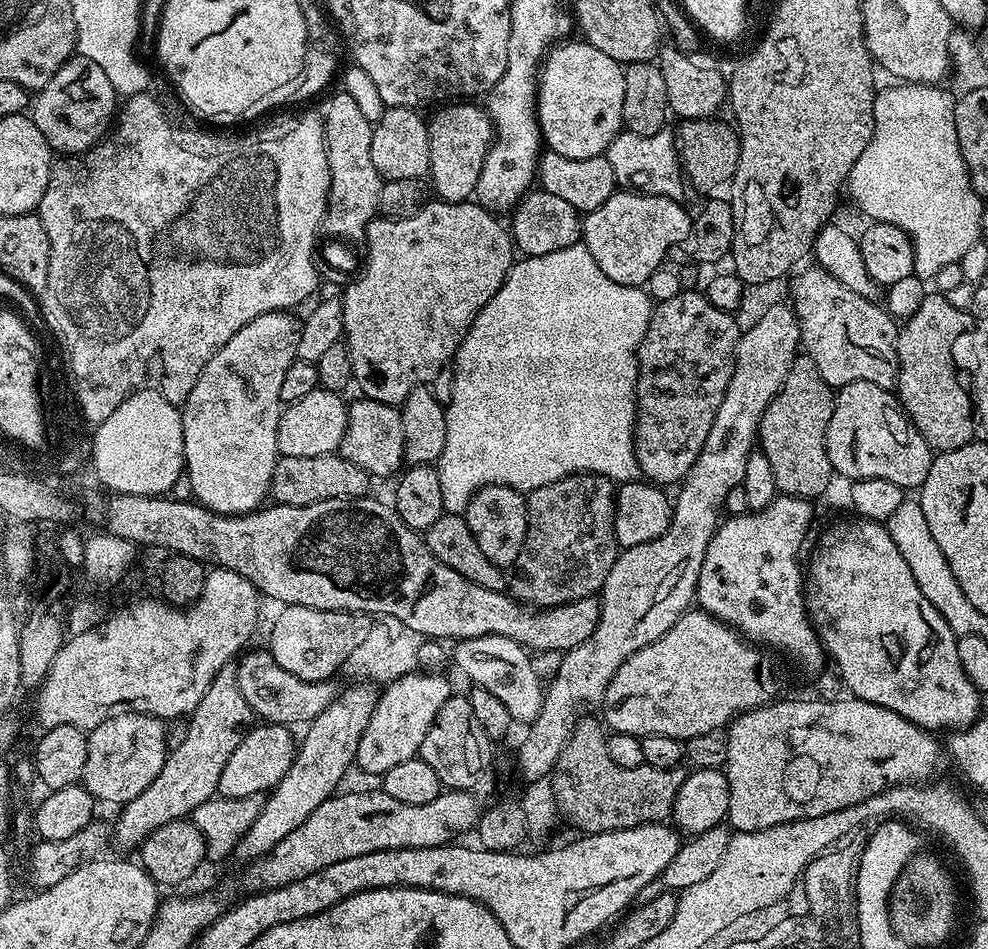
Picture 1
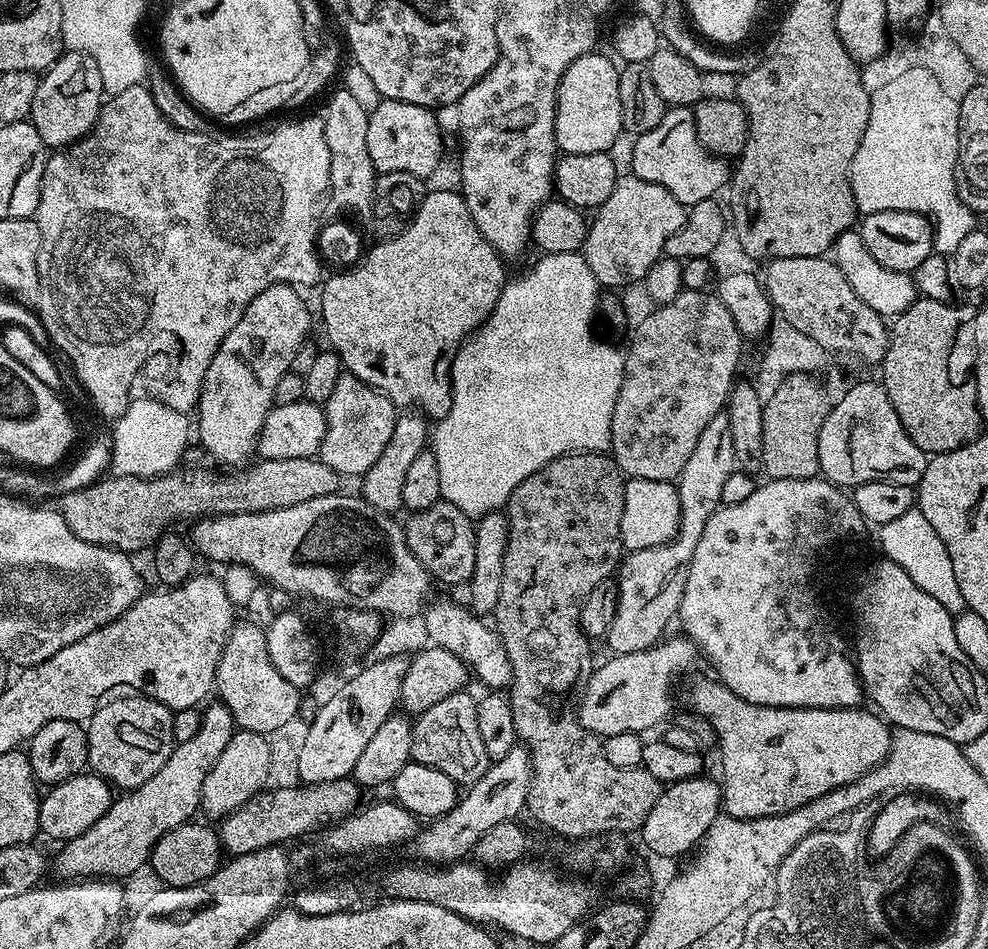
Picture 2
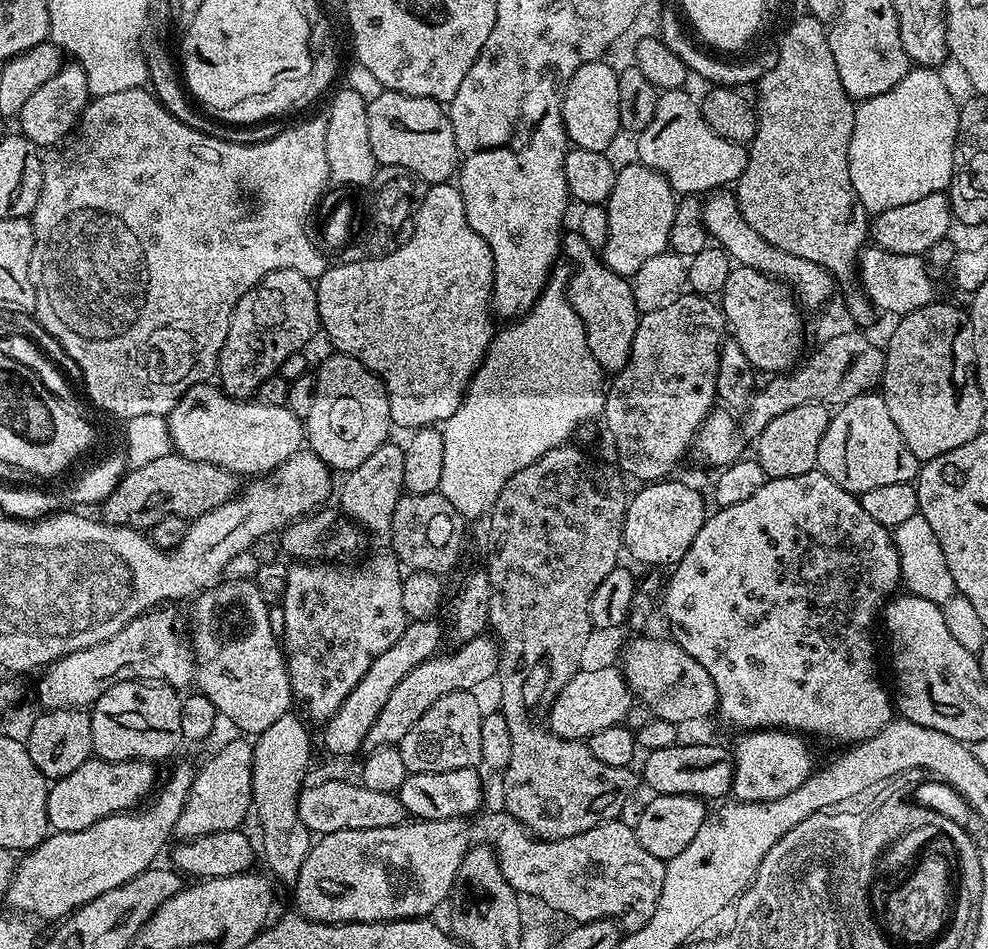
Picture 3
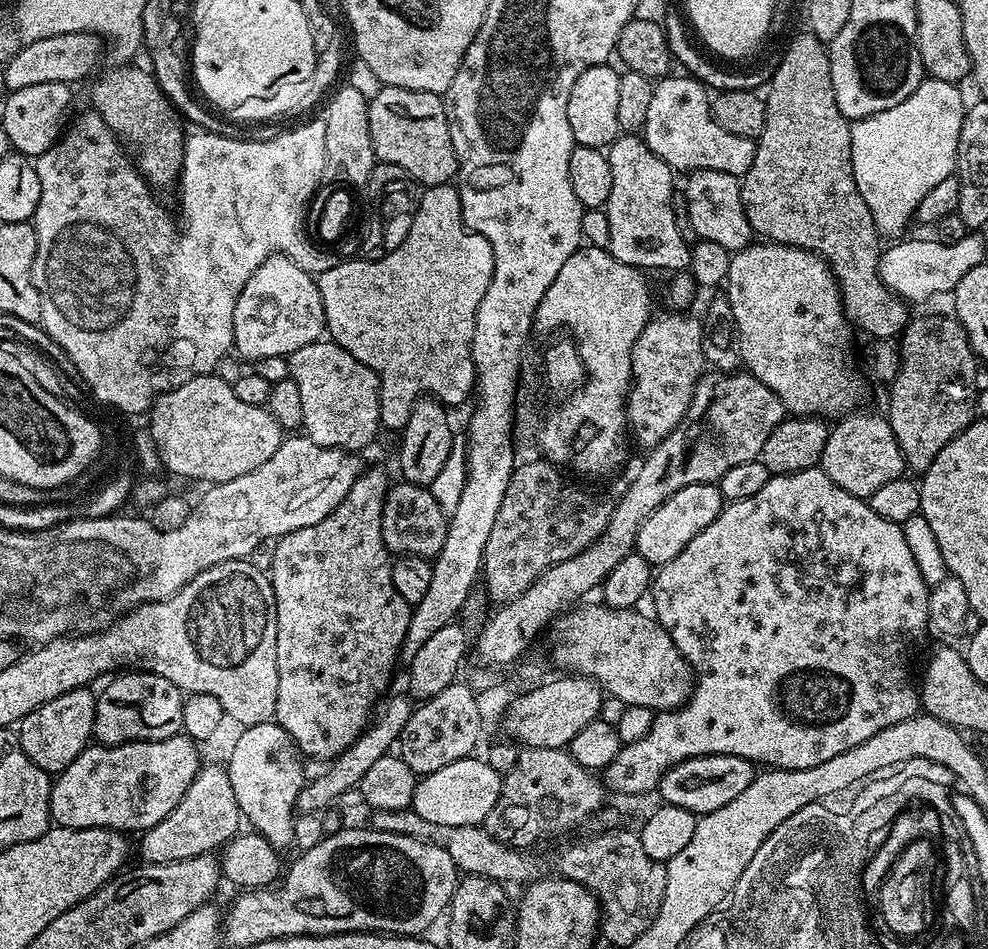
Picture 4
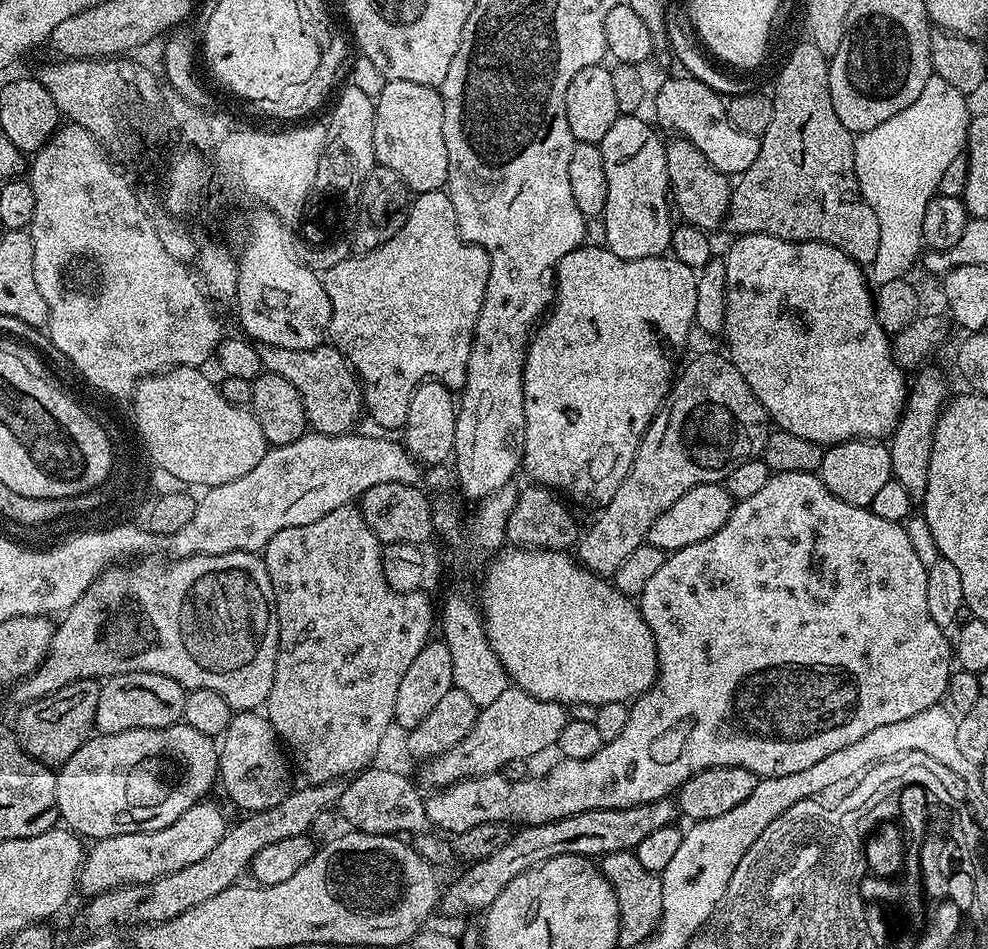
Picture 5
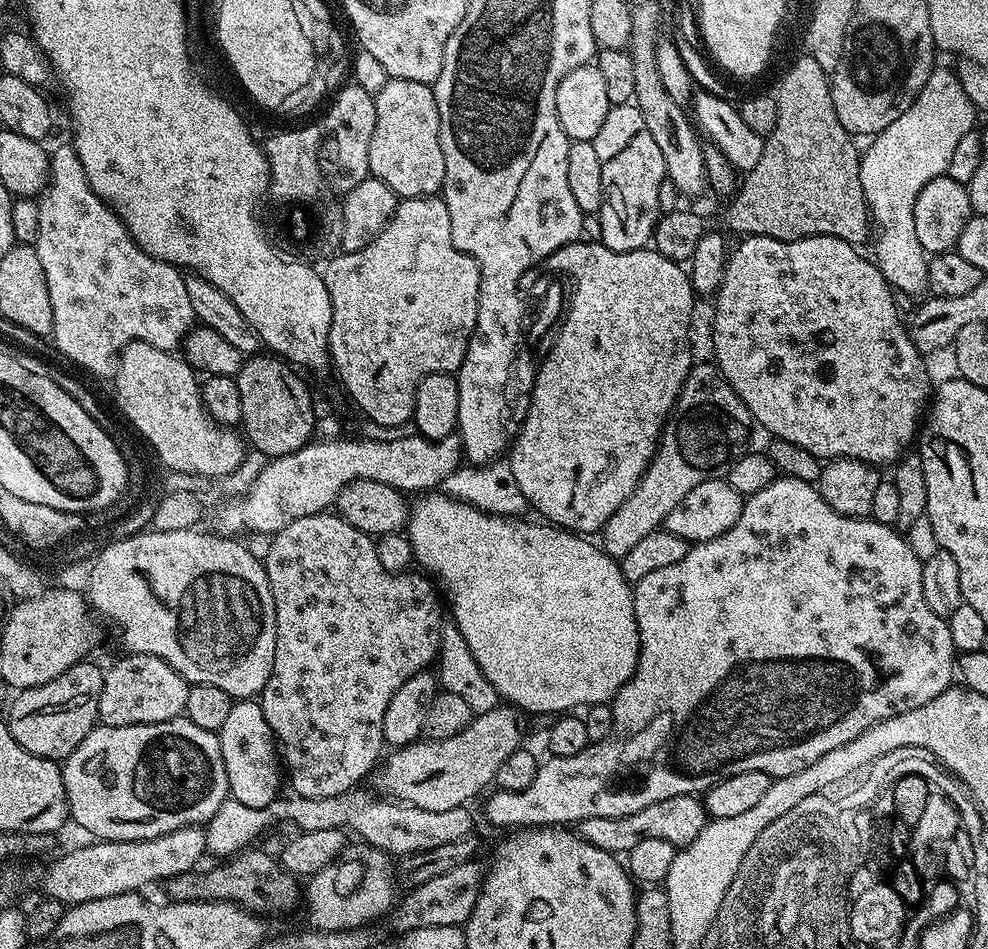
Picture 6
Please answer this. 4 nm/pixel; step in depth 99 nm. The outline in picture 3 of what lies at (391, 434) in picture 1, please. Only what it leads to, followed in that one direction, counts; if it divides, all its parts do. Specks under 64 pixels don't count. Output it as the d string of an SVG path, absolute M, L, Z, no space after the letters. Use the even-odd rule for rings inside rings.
M333 351L331 355L321 362L320 369L315 369L314 402L310 402L310 414L303 417L302 423L307 447L314 455L333 473L347 474L362 466L362 462L366 462L366 458L370 458L378 446L389 443L388 431L393 431L394 425L390 418L388 391L383 382L369 368L362 366L358 358L338 351Z

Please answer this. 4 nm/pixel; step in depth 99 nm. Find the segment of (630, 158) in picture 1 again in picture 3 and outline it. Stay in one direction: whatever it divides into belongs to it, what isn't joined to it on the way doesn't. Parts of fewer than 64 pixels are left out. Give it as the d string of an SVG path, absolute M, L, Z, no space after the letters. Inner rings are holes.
M688 90L660 92L654 118L650 118L650 126L639 132L637 140L640 140L636 144L639 163L661 172L677 194L713 193L735 185L742 170L746 170L747 147L714 134L704 121L697 97L692 97Z

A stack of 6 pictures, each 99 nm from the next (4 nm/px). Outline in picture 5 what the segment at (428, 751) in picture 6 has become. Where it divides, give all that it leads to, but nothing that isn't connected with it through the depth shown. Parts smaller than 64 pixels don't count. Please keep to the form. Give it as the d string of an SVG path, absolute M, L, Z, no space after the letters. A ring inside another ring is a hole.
M509 686L502 690L502 695L497 700L490 702L490 706L477 711L470 734L466 734L458 746L423 765L424 780L433 784L433 789L439 790L447 788L449 784L456 784L459 780L470 780L473 776L499 773L515 760L531 761L531 756L555 745L558 734L562 734L562 728L569 718L570 712L565 705L553 700L534 698L529 692Z

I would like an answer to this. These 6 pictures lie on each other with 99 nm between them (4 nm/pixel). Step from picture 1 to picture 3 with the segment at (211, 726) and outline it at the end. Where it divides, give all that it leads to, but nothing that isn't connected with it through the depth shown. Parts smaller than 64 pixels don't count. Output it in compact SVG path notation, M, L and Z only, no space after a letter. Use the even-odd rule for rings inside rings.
M180 764L165 780L163 777L158 791L143 806L137 806L130 812L117 812L115 816L102 818L94 822L94 826L86 826L86 830L53 831L37 848L19 857L16 873L10 882L6 897L6 903L12 907L9 909L27 914L29 917L41 916L44 920L56 922L69 916L86 902L106 894L106 890L120 888L138 874L153 867L157 863L156 855L163 850L164 843L170 838L173 839L178 814L182 814L186 806L188 791L195 777L196 768L193 765Z

